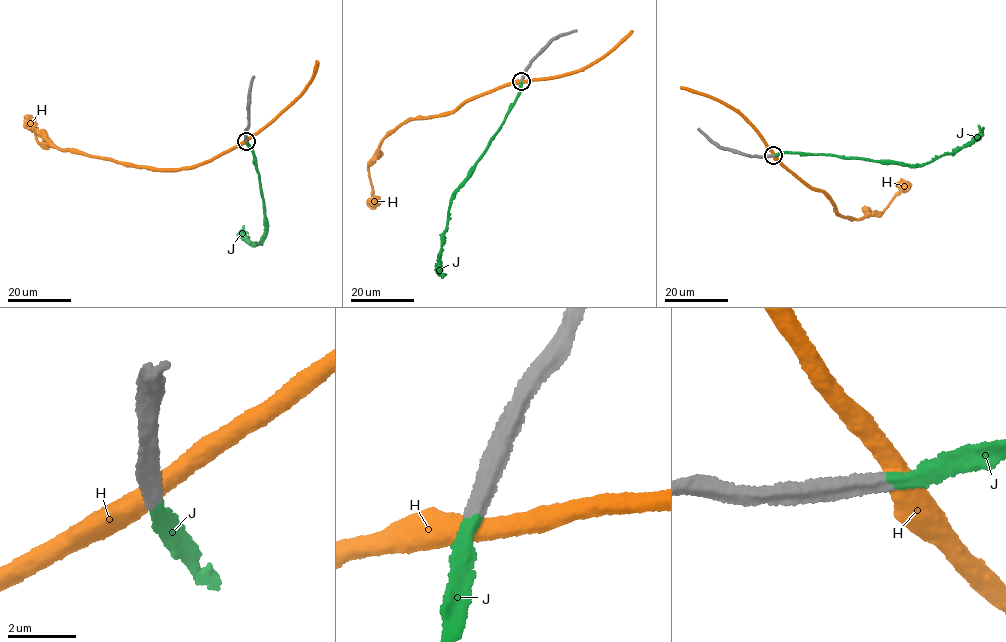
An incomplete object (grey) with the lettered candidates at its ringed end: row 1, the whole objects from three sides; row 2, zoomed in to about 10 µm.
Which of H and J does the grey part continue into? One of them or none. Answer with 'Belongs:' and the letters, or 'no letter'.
Belongs: J

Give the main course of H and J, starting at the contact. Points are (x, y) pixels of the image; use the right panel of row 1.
H: (773, 155), (812, 189), (827, 196), (845, 218), (858, 220), (883, 211), (903, 182)
J: (773, 155), (787, 151), (832, 154), (918, 166), (963, 146), (981, 133), (978, 125)

